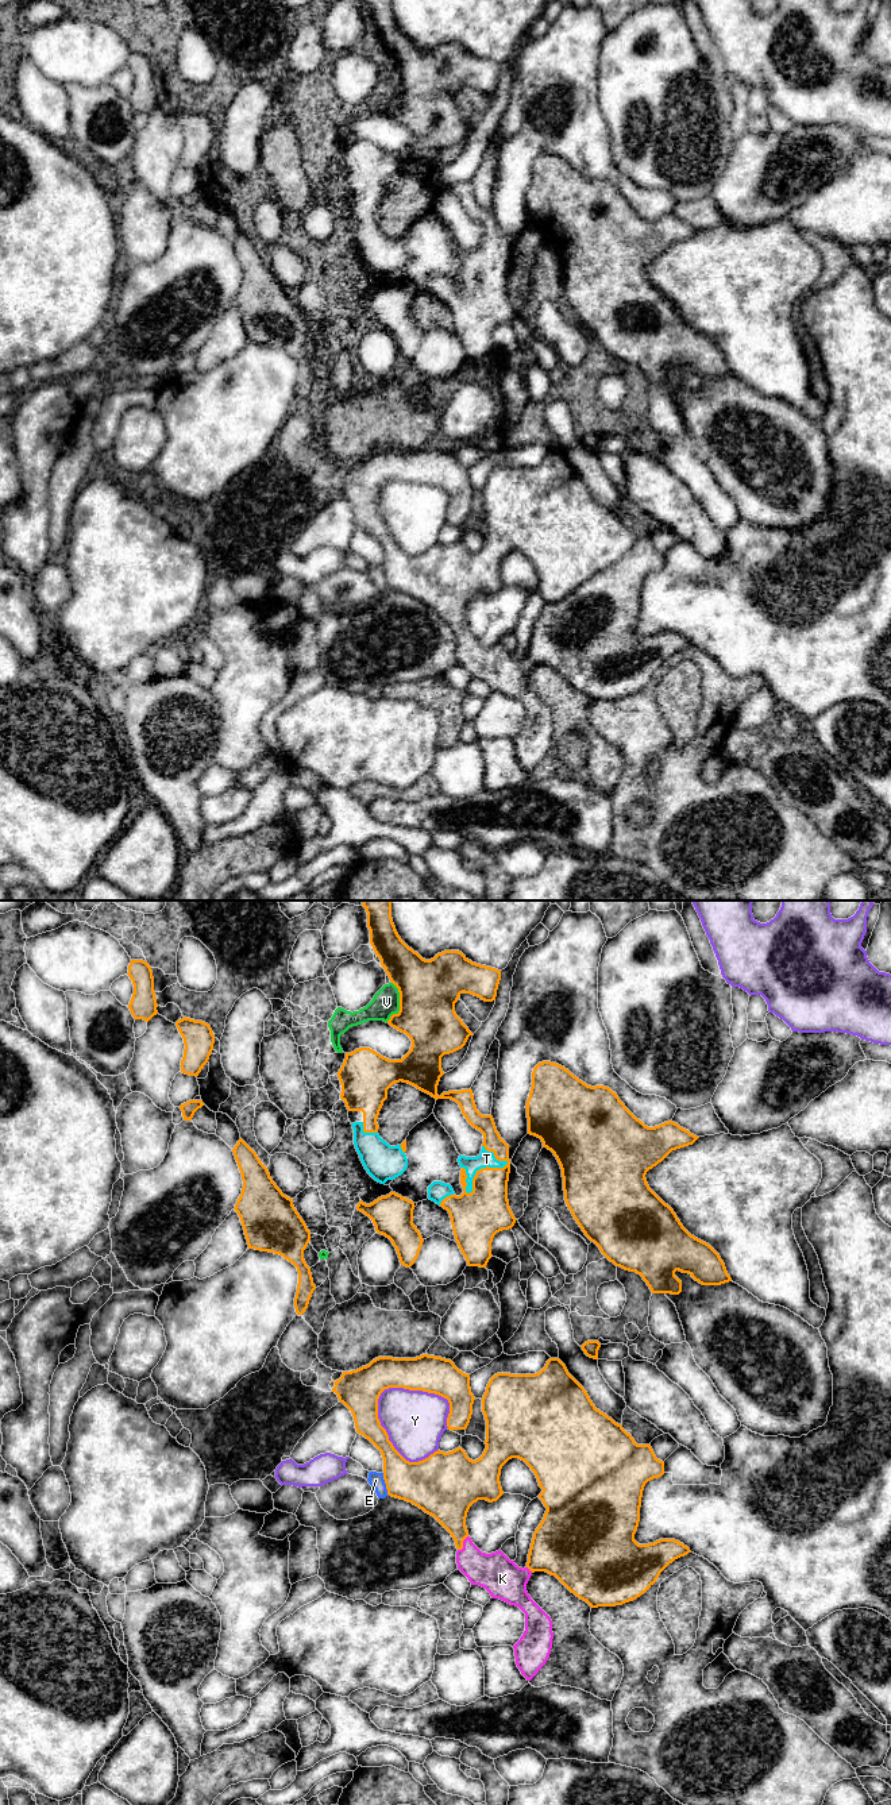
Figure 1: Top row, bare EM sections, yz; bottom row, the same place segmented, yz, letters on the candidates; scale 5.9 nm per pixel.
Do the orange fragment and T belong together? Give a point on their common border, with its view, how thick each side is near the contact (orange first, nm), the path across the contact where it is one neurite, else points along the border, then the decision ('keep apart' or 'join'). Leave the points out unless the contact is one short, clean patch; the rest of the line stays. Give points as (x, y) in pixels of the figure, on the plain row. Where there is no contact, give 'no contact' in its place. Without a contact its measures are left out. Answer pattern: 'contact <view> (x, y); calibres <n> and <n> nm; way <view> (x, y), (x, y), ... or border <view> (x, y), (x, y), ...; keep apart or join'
contact yz (482, 261); calibres 280 and 100 nm; join

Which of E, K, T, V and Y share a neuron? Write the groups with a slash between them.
E / K T / V / Y

